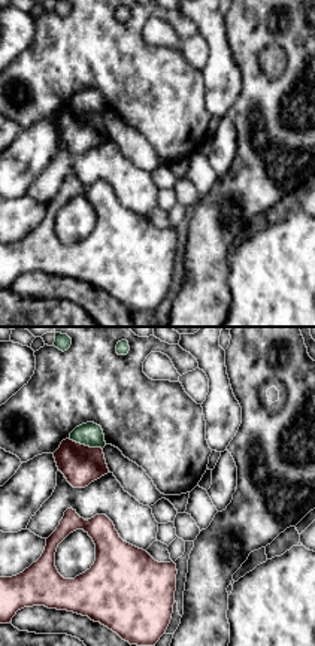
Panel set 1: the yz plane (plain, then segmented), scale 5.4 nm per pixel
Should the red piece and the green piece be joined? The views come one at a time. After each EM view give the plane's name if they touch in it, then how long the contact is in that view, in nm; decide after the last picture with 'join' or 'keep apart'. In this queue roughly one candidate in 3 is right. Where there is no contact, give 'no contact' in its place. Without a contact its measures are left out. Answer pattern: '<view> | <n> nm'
yz | 200 nm

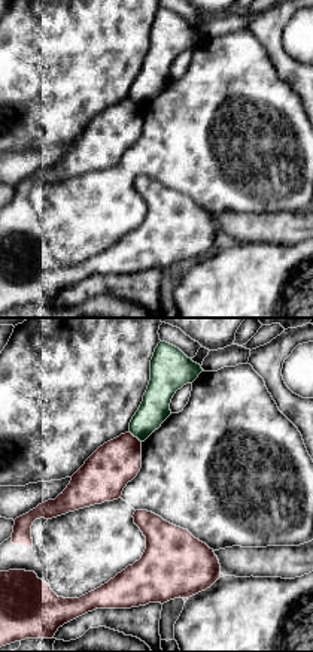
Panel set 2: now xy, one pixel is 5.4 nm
xy | 90 nm

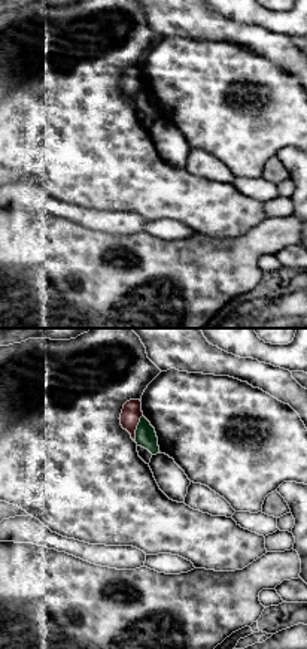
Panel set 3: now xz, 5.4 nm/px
xz | 150 nm

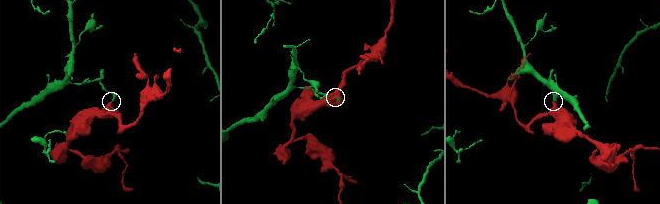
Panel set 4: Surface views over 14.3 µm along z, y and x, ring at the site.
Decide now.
keep apart

